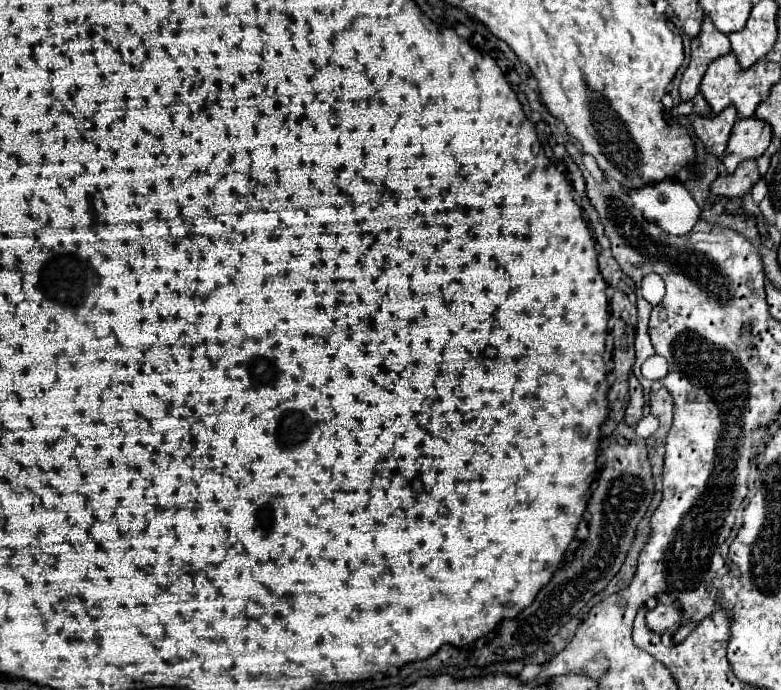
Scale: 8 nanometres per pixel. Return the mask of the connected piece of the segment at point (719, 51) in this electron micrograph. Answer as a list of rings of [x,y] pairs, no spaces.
[[[704,18],[700,34],[692,40],[692,56],[690,64],[680,80],[680,98],[682,102],[692,100],[698,94],[700,82],[704,78],[704,72],[710,62],[716,58],[722,58],[730,54],[730,42],[728,36],[718,32],[710,18]]]

